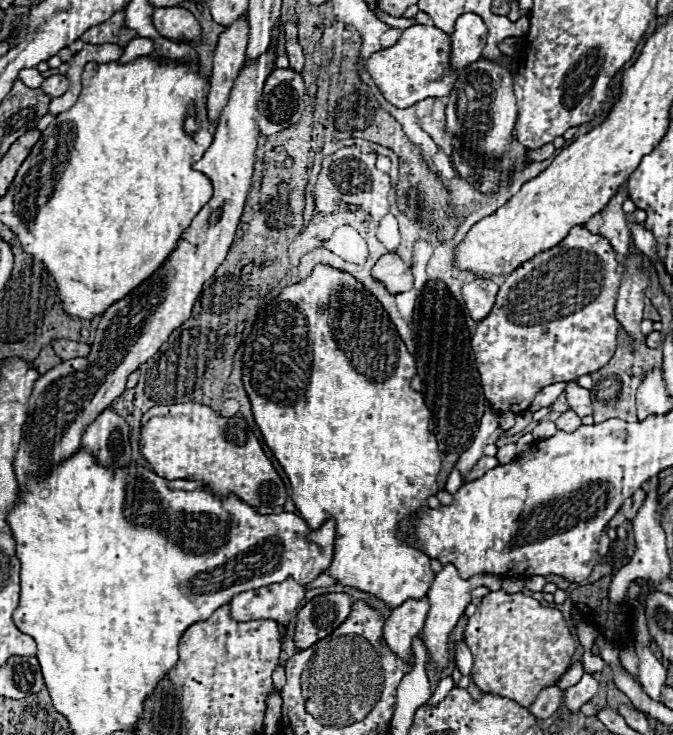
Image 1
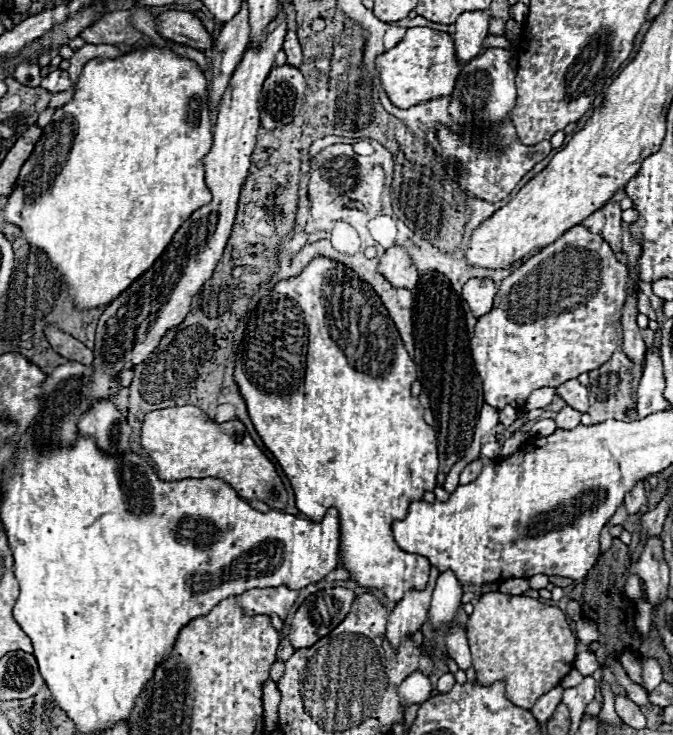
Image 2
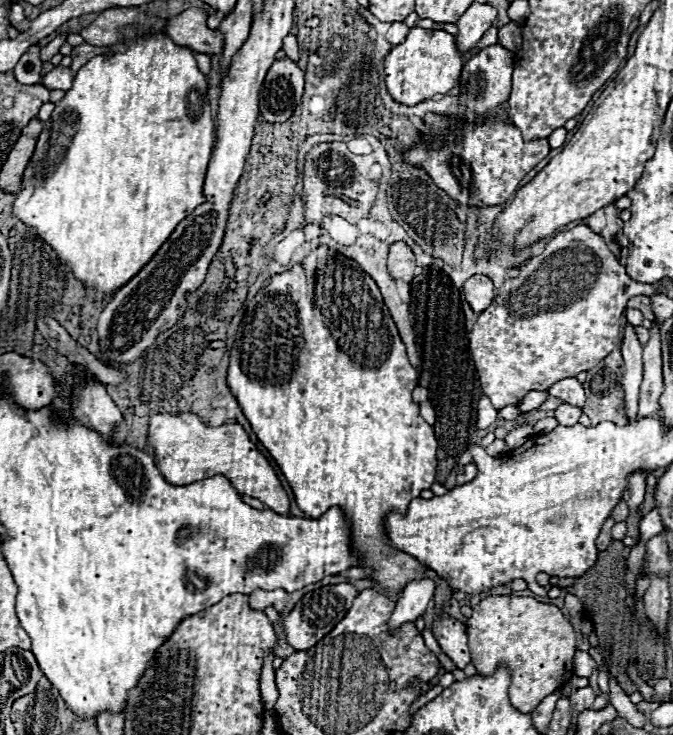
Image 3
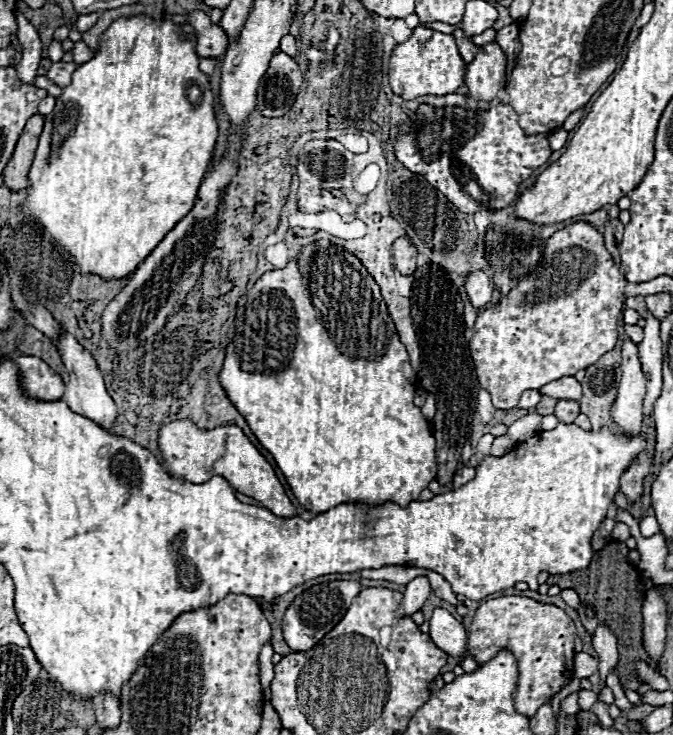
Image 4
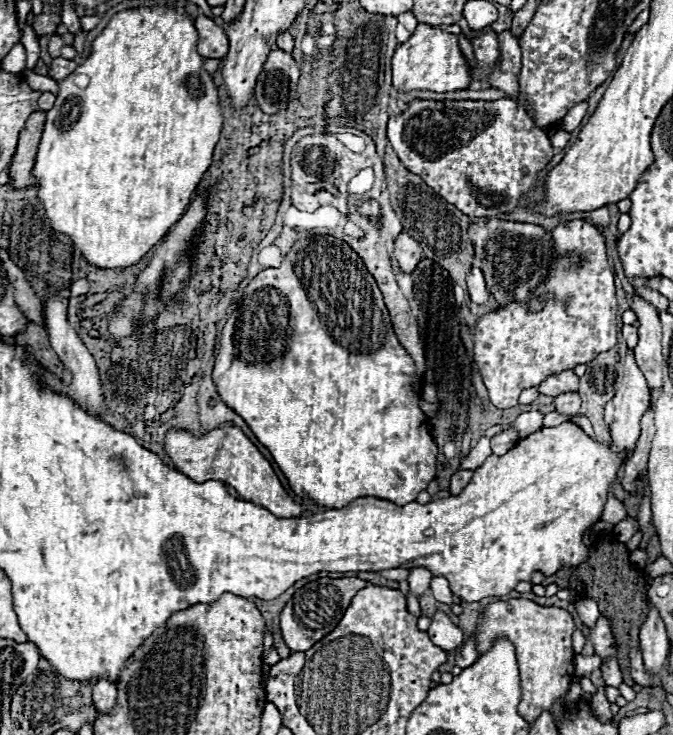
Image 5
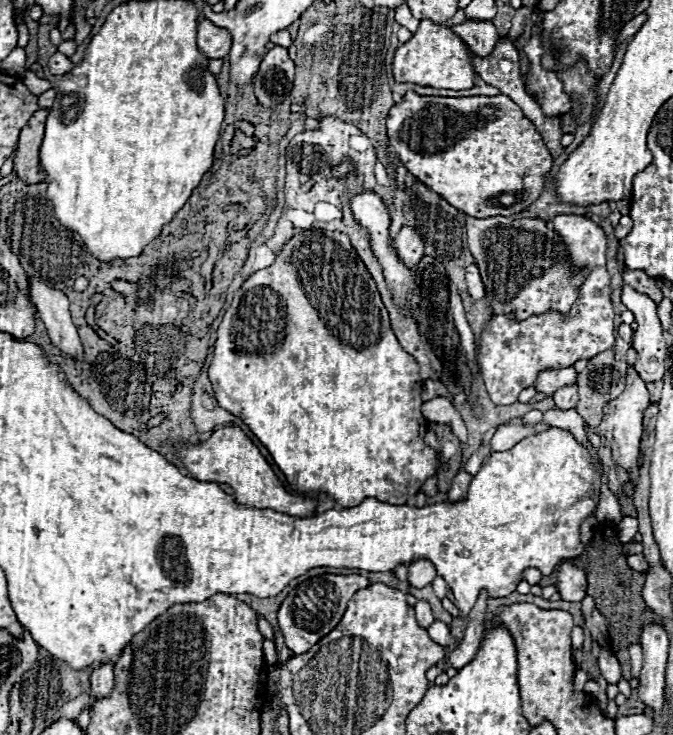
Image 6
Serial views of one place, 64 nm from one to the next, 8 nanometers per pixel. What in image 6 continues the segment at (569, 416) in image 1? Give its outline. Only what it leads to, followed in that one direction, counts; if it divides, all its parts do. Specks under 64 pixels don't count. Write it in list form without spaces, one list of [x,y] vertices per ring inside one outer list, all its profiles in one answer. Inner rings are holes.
[[[576,384],[560,388],[552,398],[556,402],[556,408],[560,408],[560,410],[572,410],[578,404],[578,388],[576,388]]]

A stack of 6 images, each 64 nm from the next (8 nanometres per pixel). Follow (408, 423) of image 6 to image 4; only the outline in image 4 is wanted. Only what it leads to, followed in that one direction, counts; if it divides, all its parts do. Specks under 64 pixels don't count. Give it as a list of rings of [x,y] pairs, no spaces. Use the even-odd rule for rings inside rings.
[[[318,240],[310,246],[304,246],[300,256],[292,260],[286,268],[266,272],[254,284],[244,306],[244,316],[240,320],[240,312],[236,314],[236,320],[228,338],[230,338],[230,344],[226,346],[226,358],[220,372],[220,384],[226,390],[232,404],[238,408],[238,412],[246,418],[252,432],[260,440],[260,444],[274,456],[278,468],[286,476],[286,482],[292,488],[294,496],[298,498],[300,506],[304,506],[308,512],[322,514],[338,504],[358,504],[358,502],[366,506],[382,506],[386,502],[394,502],[400,508],[406,508],[436,478],[436,440],[432,436],[428,420],[420,414],[420,408],[414,406],[414,390],[418,388],[418,376],[408,362],[404,344],[398,340],[394,322],[380,296],[378,284],[374,282],[374,278],[366,272],[366,268],[354,254],[346,252],[342,246],[336,246],[328,240]],[[288,300],[292,306],[292,318],[296,320],[294,322],[296,344],[292,352],[288,352]]]

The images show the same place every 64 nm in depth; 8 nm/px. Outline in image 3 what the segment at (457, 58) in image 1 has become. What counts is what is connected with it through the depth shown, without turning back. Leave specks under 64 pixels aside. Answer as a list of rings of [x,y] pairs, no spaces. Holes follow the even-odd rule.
[[[472,4],[456,22],[458,36],[456,46],[462,54],[476,48],[478,40],[484,36],[484,32],[492,26],[496,20],[496,10],[490,4]]]

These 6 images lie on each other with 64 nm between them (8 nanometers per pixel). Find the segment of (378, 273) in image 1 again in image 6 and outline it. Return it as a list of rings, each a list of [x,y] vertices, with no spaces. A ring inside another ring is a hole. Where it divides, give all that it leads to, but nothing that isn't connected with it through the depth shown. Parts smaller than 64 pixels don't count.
[[[402,226],[400,232],[396,234],[396,238],[394,238],[394,250],[396,250],[400,262],[406,268],[416,266],[420,262],[420,258],[424,256],[422,238],[412,228],[406,228],[406,226]]]

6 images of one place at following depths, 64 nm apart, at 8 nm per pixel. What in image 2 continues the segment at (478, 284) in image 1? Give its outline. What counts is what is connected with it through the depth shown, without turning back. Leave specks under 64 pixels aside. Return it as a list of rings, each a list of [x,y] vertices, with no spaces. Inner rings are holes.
[[[470,278],[464,284],[462,296],[468,302],[472,314],[476,318],[480,318],[492,310],[492,300],[494,300],[496,292],[498,292],[498,288],[490,278]]]

